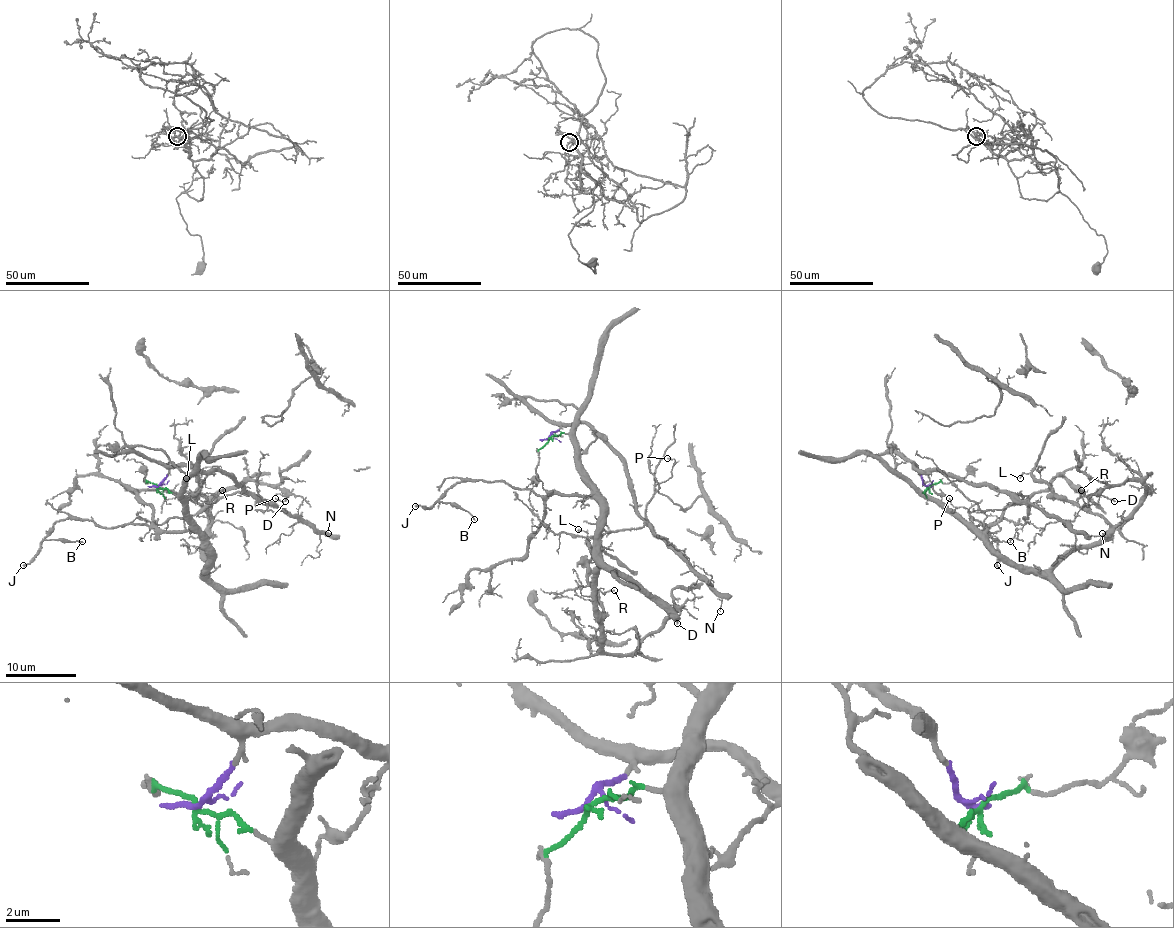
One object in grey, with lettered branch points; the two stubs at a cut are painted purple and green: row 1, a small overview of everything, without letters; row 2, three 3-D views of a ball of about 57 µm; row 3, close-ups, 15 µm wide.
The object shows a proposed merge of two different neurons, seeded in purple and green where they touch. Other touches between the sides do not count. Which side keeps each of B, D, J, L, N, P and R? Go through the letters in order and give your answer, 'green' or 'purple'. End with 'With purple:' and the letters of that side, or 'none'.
B: green
D: green
J: green
L: green
N: purple
P: purple
R: green
With purple: N, P

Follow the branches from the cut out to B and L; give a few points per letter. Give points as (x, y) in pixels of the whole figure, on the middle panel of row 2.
B: (549, 438), (570, 436), (591, 493), (535, 494), (503, 482), (455, 482), (439, 500), (460, 505), (474, 519)
L: (549, 438), (570, 436), (575, 468), (600, 507), (600, 618), (604, 611), (588, 581), (591, 546), (579, 528)

